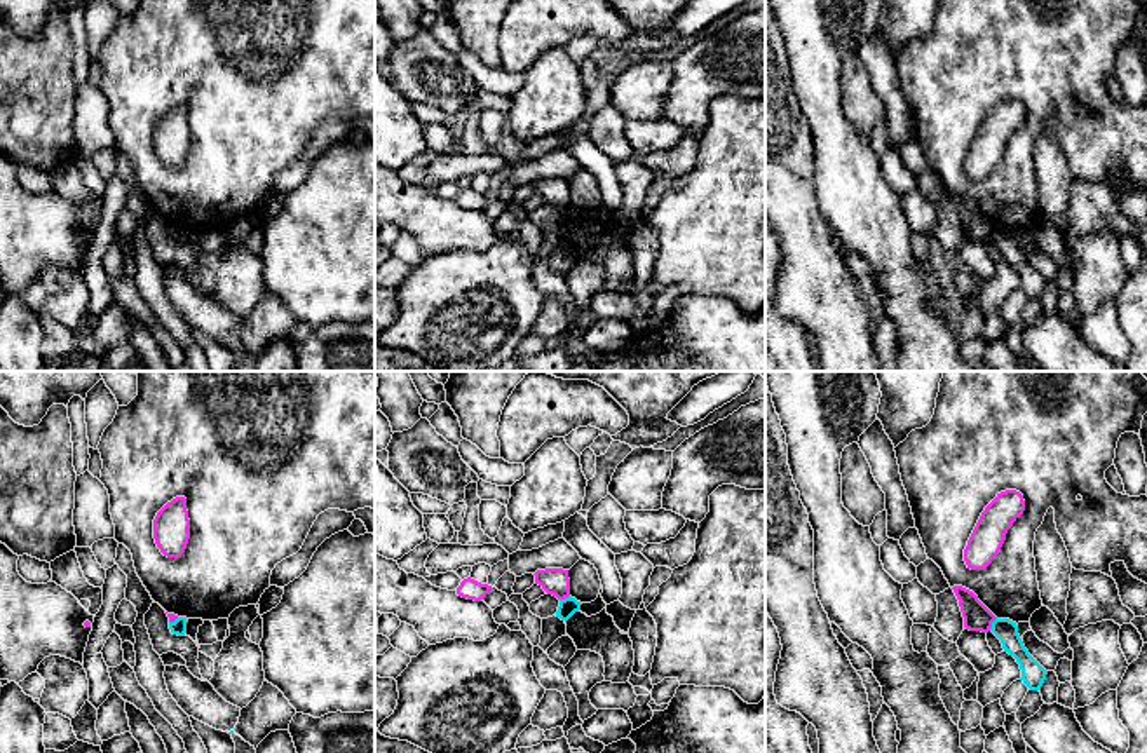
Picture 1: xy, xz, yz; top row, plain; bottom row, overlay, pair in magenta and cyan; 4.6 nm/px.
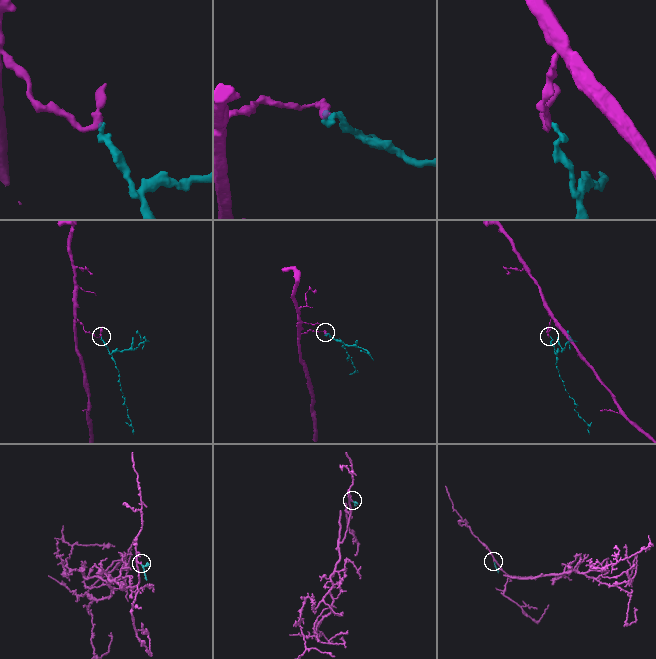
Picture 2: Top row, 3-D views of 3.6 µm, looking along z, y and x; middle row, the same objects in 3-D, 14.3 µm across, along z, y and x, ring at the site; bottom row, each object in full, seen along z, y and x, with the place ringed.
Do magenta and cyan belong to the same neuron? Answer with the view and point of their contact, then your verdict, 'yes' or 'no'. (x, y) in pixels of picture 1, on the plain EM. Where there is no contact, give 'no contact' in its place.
contact yz (990, 234); no

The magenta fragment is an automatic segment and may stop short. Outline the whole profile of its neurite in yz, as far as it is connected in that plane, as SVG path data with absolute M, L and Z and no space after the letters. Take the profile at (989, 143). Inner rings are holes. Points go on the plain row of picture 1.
M1006 99L981 122L964 159L964 171L971 180L985 180L999 164L1008 139L1025 120L1023 105L1016 99Z

